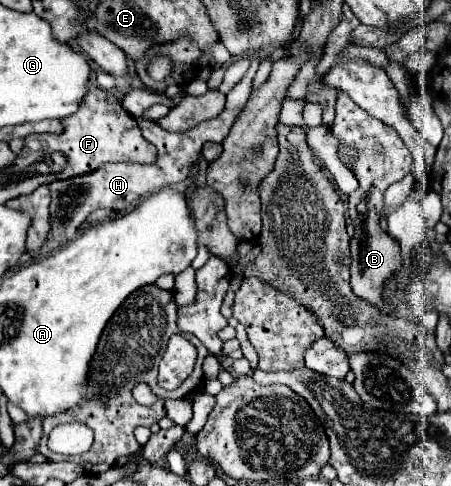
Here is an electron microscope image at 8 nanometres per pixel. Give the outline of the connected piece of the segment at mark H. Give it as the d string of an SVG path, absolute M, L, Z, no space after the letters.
M259 51L253 55L251 67L247 71L247 75L233 87L231 93L227 93L227 105L223 109L223 113L219 113L215 119L207 119L203 123L199 123L197 127L185 131L185 133L169 133L165 129L161 129L157 123L153 121L139 121L139 127L143 129L143 137L153 143L159 151L159 159L153 165L137 165L137 163L117 163L117 165L107 165L101 167L99 171L93 171L91 175L81 175L75 179L65 179L65 181L55 181L49 185L51 189L51 235L47 237L47 243L43 247L43 255L51 253L53 249L57 249L63 243L69 243L75 235L77 229L81 227L81 223L87 219L87 215L99 207L119 207L119 211L125 211L129 205L133 205L139 197L149 195L153 191L159 191L167 185L177 185L181 181L185 181L193 169L193 165L197 163L197 157L201 153L201 147L205 141L217 141L221 143L227 135L227 131L231 129L231 125L235 123L237 115L245 109L245 103L253 91L253 77L255 71L261 63L261 55Z

